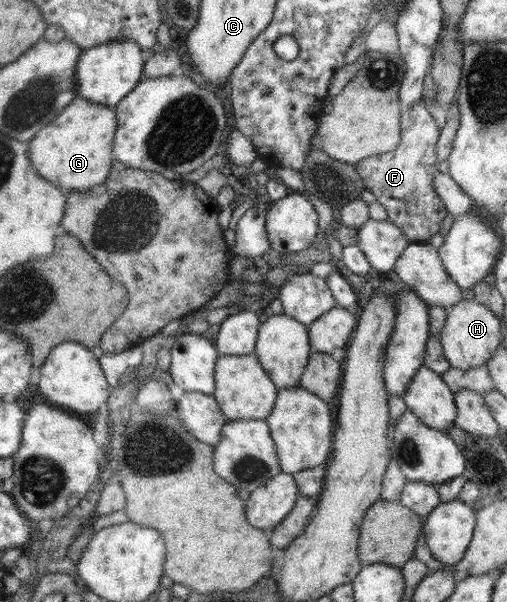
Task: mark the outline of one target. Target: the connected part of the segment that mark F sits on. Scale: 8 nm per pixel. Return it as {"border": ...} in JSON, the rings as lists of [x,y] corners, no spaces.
{"border":[[[423,99],[401,113],[401,141],[397,147],[384,154],[362,159],[356,164],[357,174],[361,176],[366,189],[386,209],[387,220],[399,227],[409,242],[428,243],[433,235],[439,234],[448,213],[433,182],[440,173],[436,152],[440,129],[423,104]]]}

